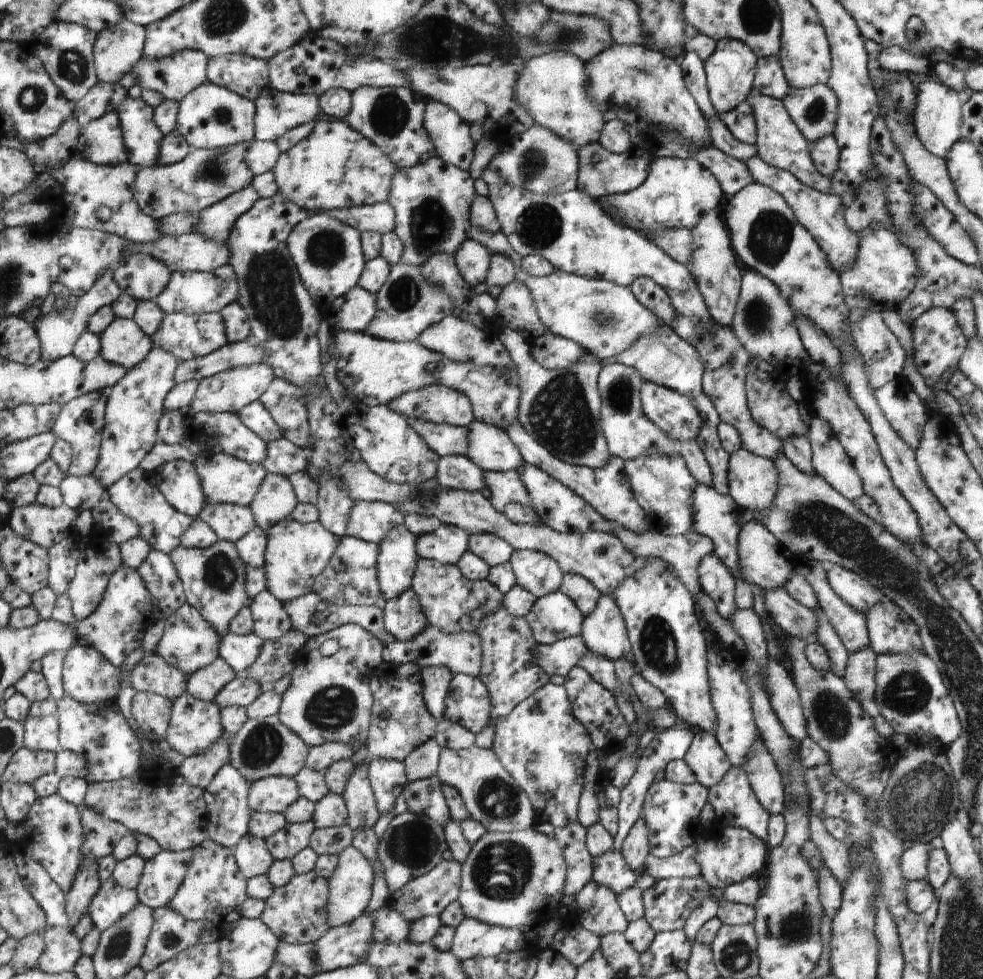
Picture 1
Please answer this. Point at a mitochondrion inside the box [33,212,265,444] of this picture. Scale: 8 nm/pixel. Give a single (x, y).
(84, 422)

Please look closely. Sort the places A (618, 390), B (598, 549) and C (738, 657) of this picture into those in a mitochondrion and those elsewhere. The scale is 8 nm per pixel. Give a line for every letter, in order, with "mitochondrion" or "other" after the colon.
A: mitochondrion
B: mitochondrion
C: other

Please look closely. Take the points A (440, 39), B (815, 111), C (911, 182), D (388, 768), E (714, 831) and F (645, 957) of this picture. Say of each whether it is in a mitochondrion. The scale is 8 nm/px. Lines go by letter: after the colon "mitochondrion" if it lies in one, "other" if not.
A: mitochondrion
B: mitochondrion
C: other
D: other
E: other
F: other

